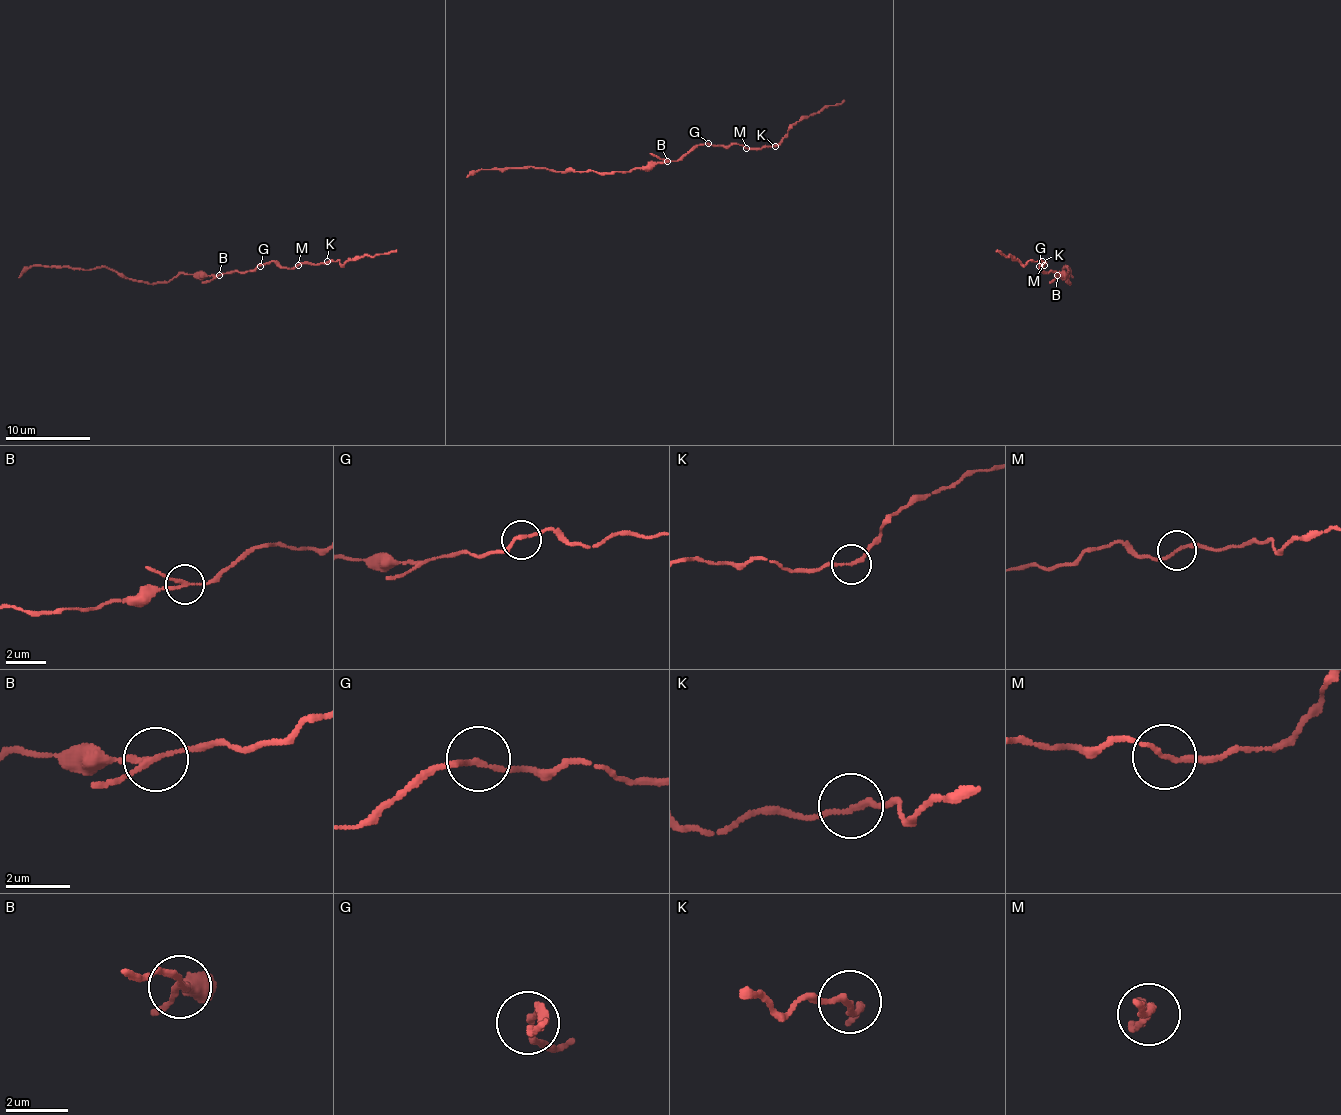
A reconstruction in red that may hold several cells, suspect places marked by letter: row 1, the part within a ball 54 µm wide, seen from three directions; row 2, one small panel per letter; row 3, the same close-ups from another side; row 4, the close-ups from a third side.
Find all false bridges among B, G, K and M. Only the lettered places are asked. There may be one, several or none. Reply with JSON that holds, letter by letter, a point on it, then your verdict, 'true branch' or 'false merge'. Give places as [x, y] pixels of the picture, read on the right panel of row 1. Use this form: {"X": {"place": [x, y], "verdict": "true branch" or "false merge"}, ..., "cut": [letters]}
{"B": {"place": [1057, 275], "verdict": "false merge"}, "G": {"place": [1039, 266], "verdict": "true branch"}, "K": {"place": [1042, 261], "verdict": "false merge"}, "M": {"place": [1044, 265], "verdict": "true branch"}, "cut": ["B", "K"]}

